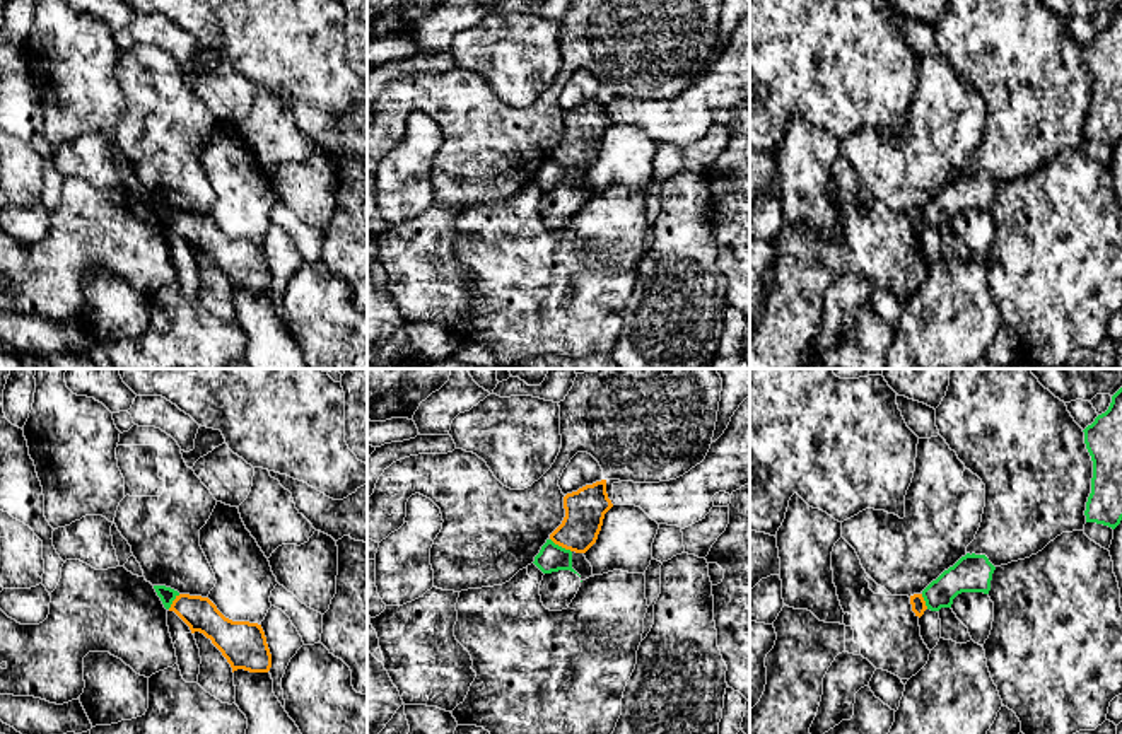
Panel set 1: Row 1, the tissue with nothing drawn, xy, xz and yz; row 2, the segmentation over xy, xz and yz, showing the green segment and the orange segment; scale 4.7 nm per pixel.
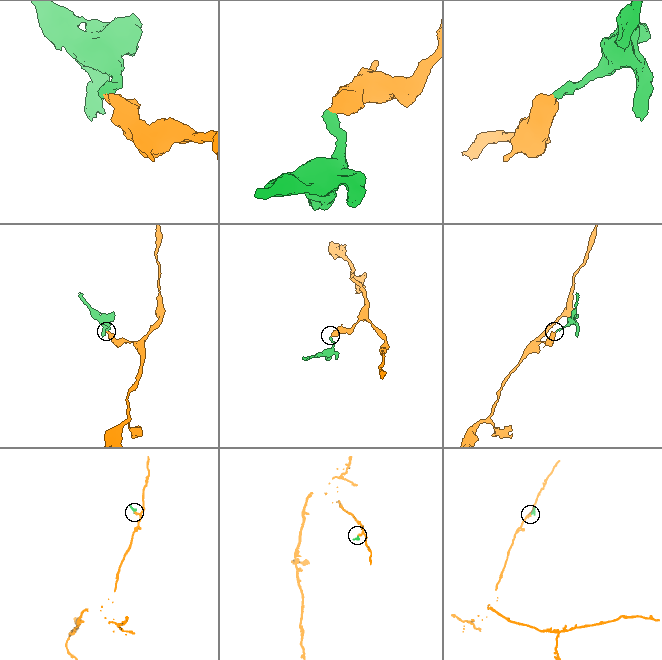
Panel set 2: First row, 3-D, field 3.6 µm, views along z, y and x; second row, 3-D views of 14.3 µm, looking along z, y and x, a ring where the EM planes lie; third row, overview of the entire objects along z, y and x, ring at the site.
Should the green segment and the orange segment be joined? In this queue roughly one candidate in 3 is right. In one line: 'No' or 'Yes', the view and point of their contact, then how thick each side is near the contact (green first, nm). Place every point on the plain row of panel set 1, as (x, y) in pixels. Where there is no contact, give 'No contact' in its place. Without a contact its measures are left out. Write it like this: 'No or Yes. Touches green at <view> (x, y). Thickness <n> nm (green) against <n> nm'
No. Touches green at xz (560, 164). Thickness 130 nm (green) against 190 nm

